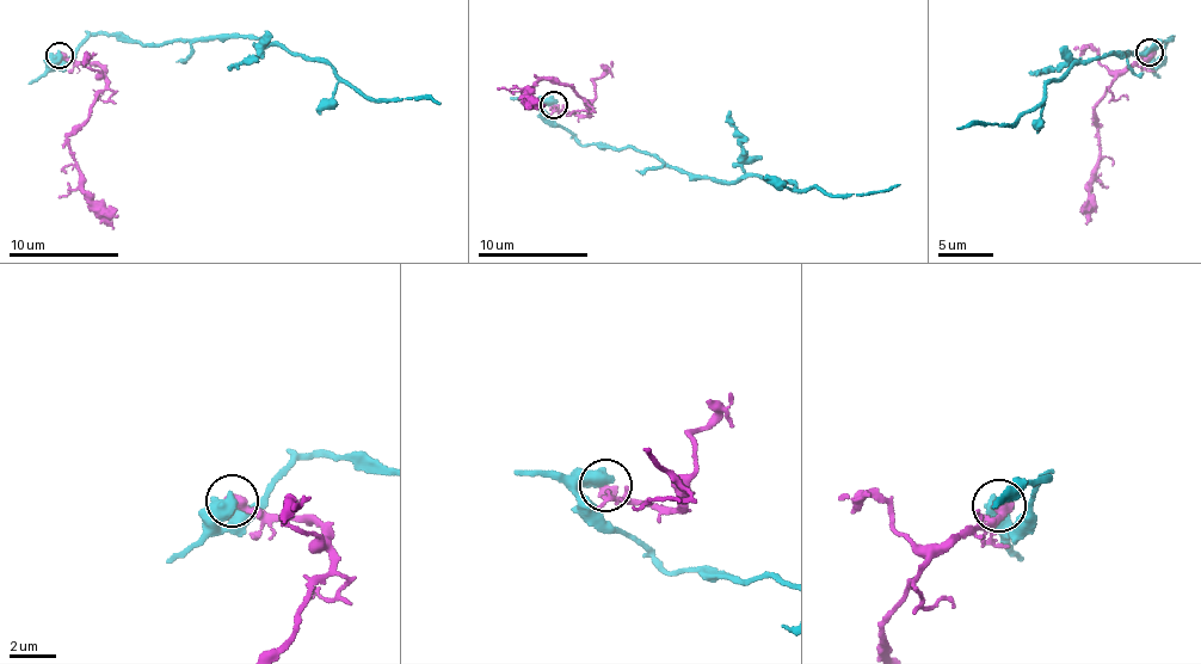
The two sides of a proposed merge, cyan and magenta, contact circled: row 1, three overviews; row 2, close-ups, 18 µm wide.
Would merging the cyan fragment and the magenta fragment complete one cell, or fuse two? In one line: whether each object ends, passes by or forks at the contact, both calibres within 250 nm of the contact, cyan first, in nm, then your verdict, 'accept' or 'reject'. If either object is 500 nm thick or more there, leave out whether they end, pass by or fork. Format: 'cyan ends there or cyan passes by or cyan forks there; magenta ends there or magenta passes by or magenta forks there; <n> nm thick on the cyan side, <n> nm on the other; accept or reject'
700 nm thick on the cyan side, 480 nm on the other; reject

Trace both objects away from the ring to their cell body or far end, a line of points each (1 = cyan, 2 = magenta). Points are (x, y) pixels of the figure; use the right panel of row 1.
1: (1147, 51), (1158, 62), (1170, 41), (1078, 65), (1049, 80), (1042, 102), (1020, 112), (1016, 122), (956, 129)
2: (1147, 51), (1147, 57), (1112, 82), (1095, 108), (1096, 179), (1086, 225)

